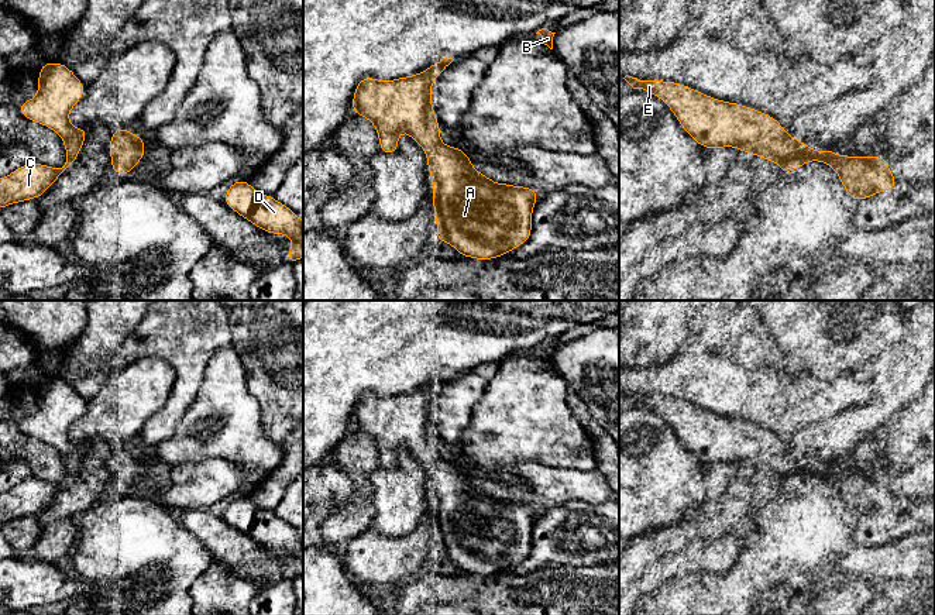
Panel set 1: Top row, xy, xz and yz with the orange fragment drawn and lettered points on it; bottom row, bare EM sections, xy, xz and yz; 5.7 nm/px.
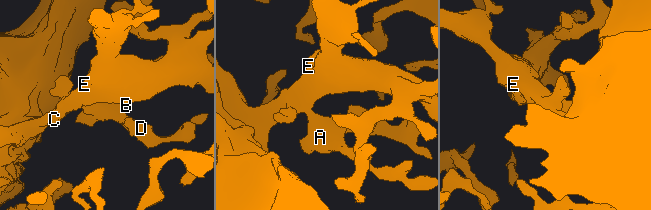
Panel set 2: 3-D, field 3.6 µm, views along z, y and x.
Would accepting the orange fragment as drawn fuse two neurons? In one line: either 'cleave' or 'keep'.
keep

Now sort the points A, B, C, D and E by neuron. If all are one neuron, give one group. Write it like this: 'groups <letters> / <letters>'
groups A B C D E

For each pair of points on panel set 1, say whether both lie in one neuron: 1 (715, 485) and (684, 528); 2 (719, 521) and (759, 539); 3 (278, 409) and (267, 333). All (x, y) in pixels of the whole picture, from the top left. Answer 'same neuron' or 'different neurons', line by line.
1: same neuron
2: different neurons
3: same neuron

